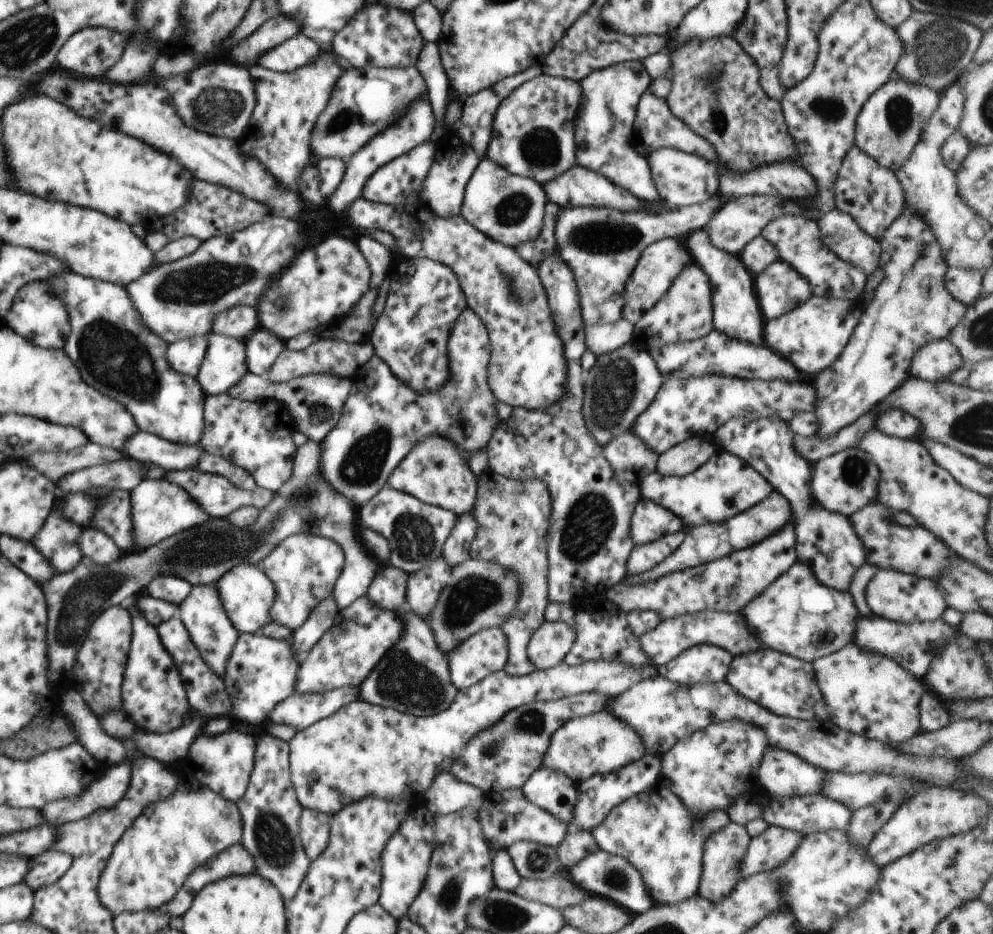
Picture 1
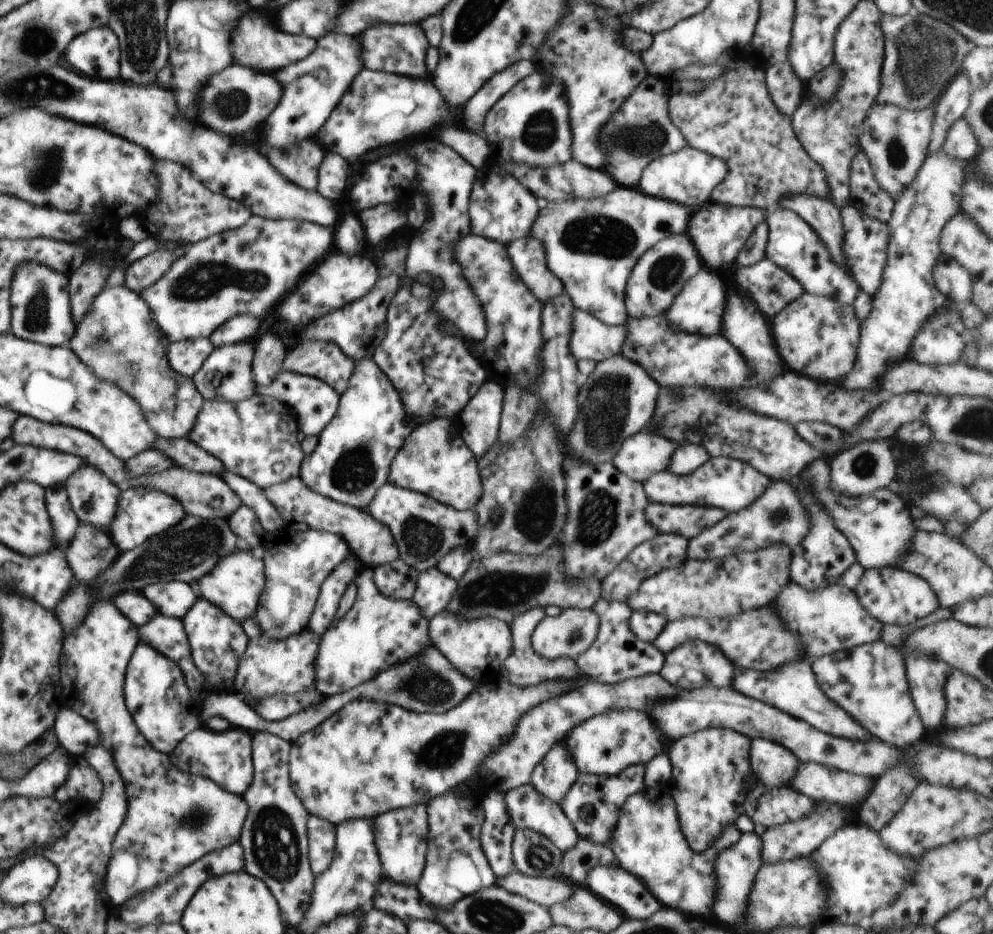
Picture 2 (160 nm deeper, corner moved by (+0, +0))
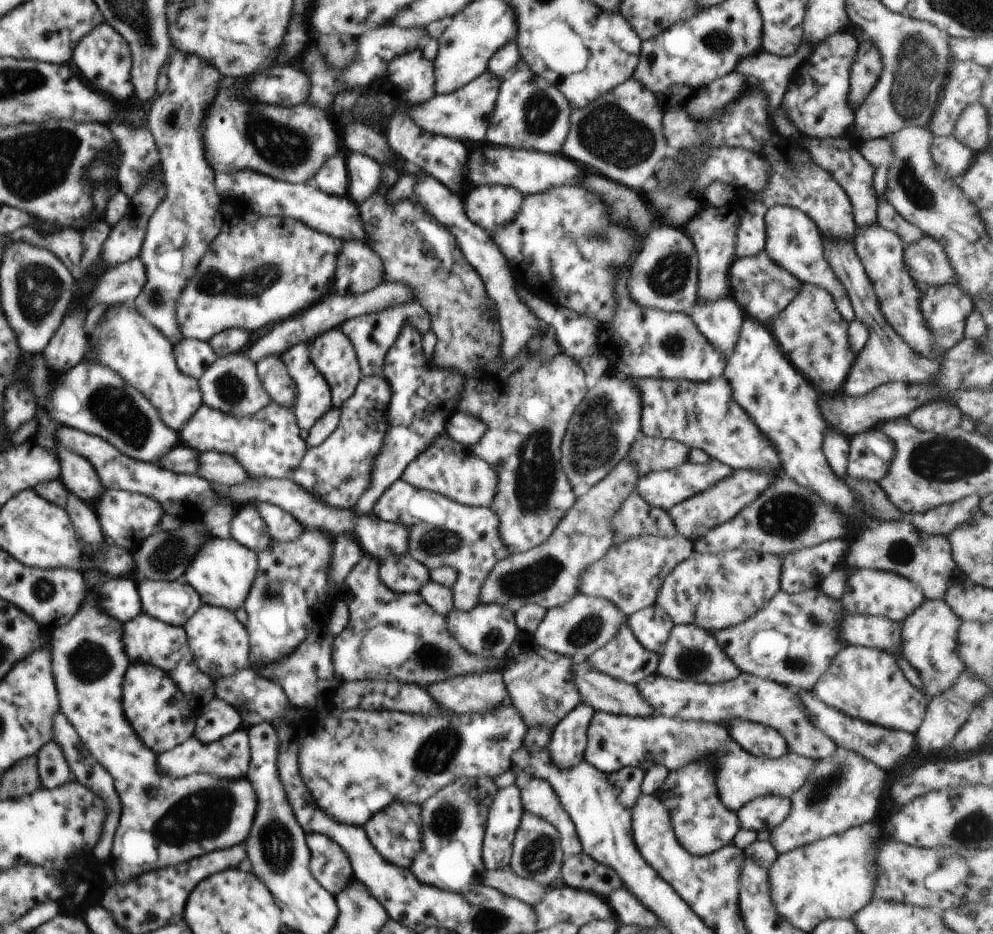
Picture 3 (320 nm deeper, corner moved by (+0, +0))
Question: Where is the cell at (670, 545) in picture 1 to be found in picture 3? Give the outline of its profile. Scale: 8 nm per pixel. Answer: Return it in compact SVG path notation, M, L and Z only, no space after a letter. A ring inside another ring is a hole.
M681 534L673 537L642 535L625 540L624 543L614 543L601 559L583 572L579 578L579 592L608 599L621 611L630 615L654 605L668 573L693 552L693 542Z

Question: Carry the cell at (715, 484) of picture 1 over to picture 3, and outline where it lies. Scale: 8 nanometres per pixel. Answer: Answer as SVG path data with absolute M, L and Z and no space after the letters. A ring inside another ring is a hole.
M709 459L704 464L686 462L672 470L652 471L640 476L637 482L637 492L650 506L669 511L676 504L719 483L719 480L727 479L732 471L730 466L718 462L716 459Z

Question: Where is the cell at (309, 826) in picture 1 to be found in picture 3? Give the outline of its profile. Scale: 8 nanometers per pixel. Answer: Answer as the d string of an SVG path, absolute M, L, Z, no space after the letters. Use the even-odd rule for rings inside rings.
M306 833L312 876L331 894L337 895L354 878L349 856L340 845L322 833Z

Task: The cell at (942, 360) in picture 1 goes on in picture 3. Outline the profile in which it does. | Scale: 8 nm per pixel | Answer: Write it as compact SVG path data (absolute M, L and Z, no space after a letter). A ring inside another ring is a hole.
M958 284L925 287L920 308L933 332L935 348L946 352L965 336L965 320L974 310L973 300Z

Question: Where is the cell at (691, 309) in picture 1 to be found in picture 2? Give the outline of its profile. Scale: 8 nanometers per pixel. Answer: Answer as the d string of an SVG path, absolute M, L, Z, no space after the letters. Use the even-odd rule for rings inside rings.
M702 268L686 282L671 307L662 315L665 316L665 321L669 327L674 330L702 336L722 335L722 319L727 305L729 288L728 284L724 290L722 280L718 276L714 276L708 269Z

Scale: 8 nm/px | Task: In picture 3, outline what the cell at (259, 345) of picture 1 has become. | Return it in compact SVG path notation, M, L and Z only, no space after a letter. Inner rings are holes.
M281 357L263 358L256 363L256 366L258 378L271 400L280 406L292 409L297 397L296 383L288 374L288 369Z

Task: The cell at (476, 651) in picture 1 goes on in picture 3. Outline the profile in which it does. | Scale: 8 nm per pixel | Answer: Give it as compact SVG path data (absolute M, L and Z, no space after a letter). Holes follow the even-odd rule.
M478 603L468 612L456 608L446 615L448 630L453 637L465 648L465 651L485 657L501 657L518 636L519 628L515 623L515 612L498 603Z

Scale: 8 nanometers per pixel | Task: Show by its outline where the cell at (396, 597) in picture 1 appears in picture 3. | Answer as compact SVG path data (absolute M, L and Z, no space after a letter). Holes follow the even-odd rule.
M406 552L384 559L380 563L379 575L383 583L397 593L418 593L431 580L430 571Z

